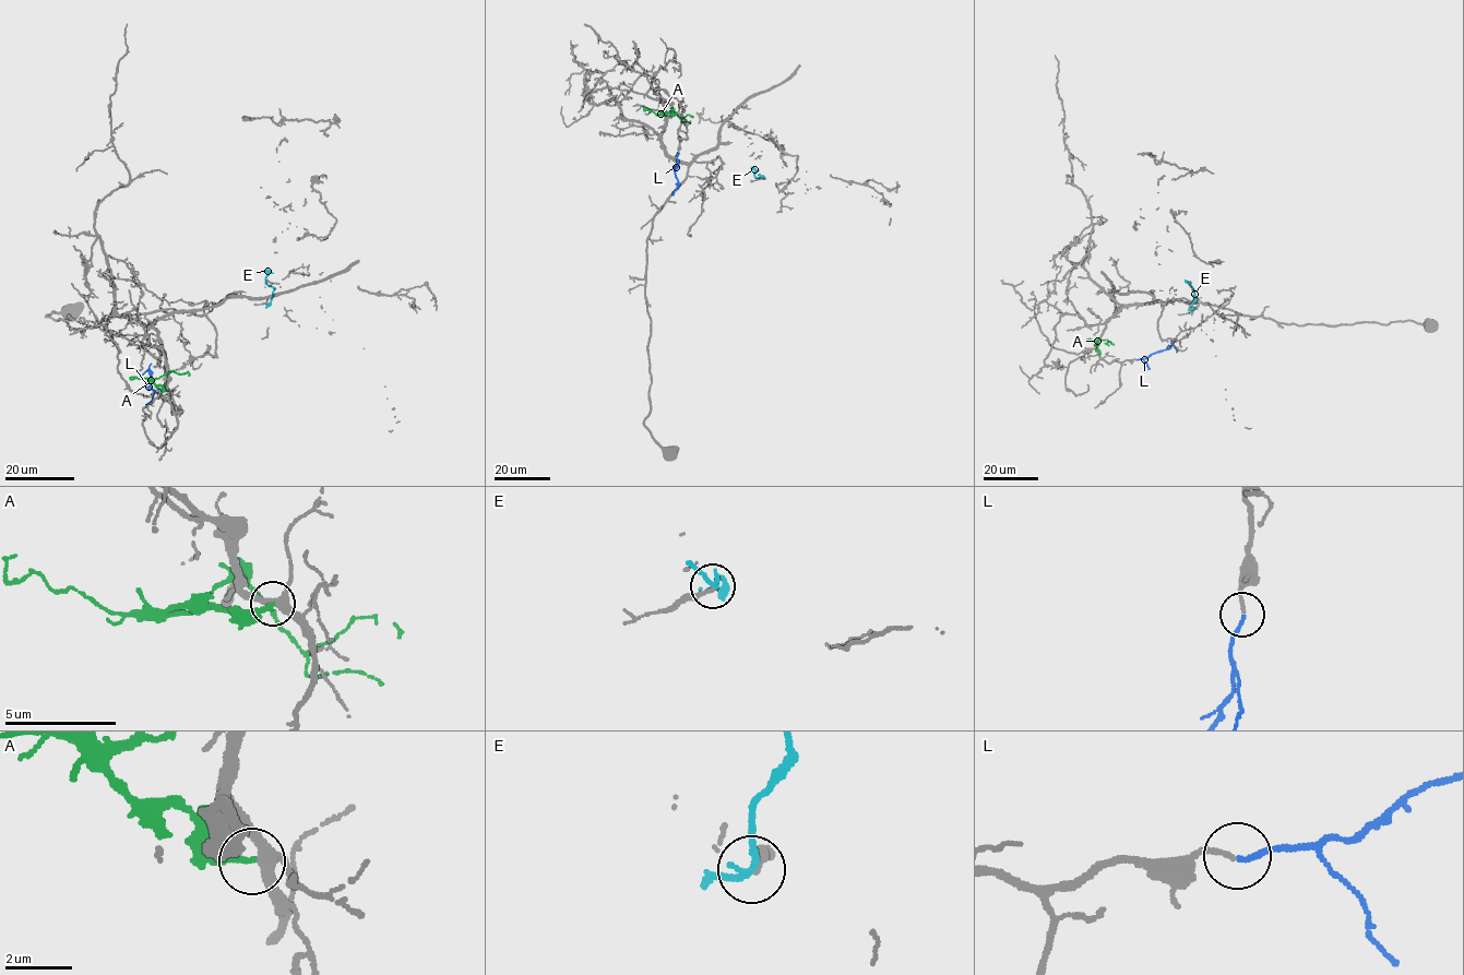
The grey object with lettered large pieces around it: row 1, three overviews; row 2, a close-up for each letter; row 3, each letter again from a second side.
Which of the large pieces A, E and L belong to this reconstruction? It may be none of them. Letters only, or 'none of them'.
L

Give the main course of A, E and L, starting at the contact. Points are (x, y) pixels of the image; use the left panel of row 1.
A: (168, 391), (153, 381), (174, 370), (189, 376)
E: (270, 305), (273, 288), (268, 284), (269, 273), (264, 272)
L: (157, 393), (149, 383), (151, 375), (149, 369), (140, 378)

